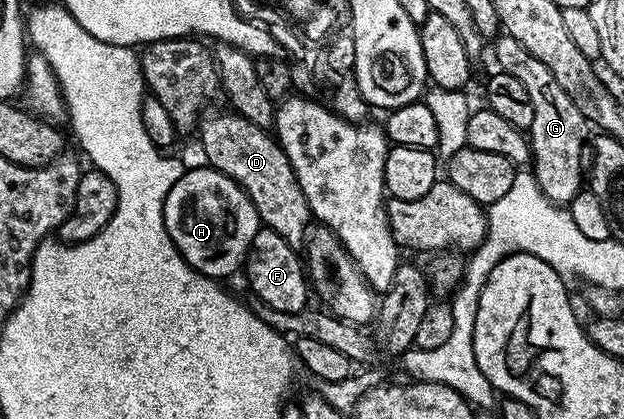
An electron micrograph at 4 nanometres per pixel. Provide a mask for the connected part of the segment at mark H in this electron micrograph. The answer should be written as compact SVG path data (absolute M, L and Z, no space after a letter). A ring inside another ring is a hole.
M209 165L201 166L194 167L191 171L190 168L183 170L180 181L172 185L164 201L164 221L171 241L176 244L186 262L202 275L222 281L225 280L225 275L232 274L237 267L239 270L245 264L246 255L260 229L260 220L252 201L246 196L246 190L237 181Z

